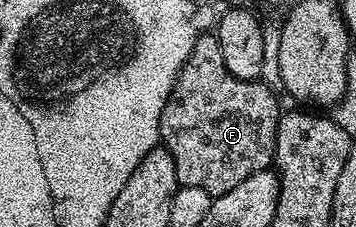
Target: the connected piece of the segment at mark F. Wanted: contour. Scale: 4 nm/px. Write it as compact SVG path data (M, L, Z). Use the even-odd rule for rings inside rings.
M203 33L174 82L158 126L161 146L172 153L179 184L192 189L204 189L210 196L217 197L228 193L228 189L236 189L244 177L267 170L274 162L280 114L277 97L276 91L266 83L232 77L232 73L228 73L228 65L224 65L224 53L220 53L217 34Z

